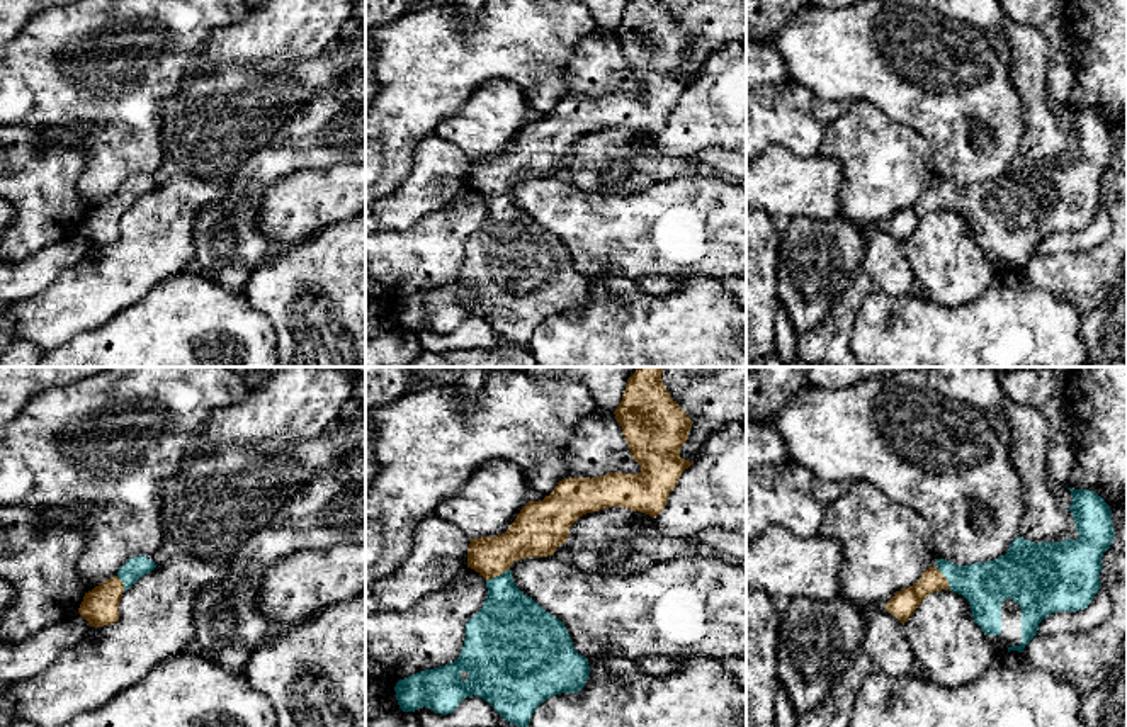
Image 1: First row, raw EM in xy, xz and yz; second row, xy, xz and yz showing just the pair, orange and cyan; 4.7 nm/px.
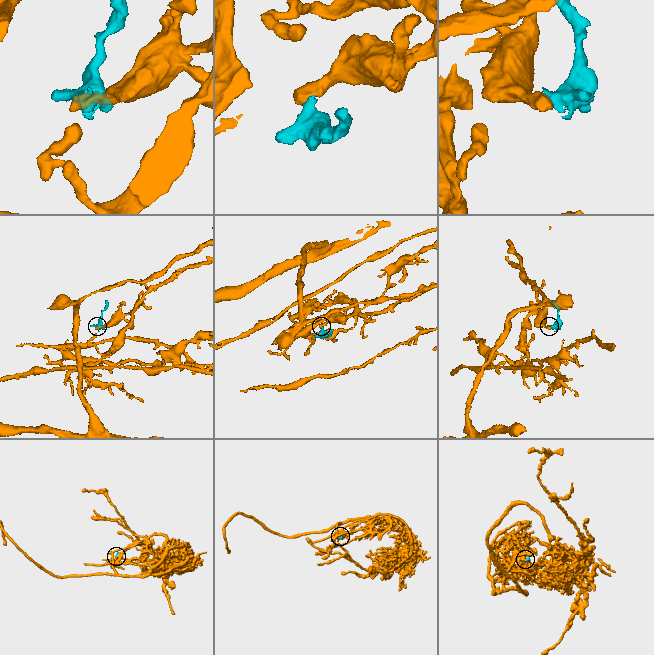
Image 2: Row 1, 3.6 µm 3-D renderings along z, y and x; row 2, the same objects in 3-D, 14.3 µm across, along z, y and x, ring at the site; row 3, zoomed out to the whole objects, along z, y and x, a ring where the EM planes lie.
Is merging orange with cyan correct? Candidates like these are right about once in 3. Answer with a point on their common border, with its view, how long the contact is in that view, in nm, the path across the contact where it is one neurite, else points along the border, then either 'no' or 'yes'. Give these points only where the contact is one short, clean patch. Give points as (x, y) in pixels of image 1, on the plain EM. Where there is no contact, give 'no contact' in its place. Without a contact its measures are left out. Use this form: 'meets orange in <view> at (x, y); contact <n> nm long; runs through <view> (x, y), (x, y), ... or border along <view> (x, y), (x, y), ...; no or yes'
meets orange in xz at (497, 194); contact 130 nm long; runs through xz (531, 155), (497, 185), (497, 194), (510, 245); yes

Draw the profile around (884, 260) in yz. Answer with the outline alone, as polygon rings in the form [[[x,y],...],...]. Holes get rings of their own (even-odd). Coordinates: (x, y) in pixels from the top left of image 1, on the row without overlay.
[[[886,228],[869,234],[862,268],[870,275],[874,289],[889,296],[908,296],[916,282],[903,243]]]

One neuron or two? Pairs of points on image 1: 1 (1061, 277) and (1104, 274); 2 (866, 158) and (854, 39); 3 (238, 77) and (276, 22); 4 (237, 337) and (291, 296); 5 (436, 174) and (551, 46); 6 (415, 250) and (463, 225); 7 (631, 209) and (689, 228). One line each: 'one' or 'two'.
1: one
2: two
3: two
4: two
5: two
6: one
7: one

